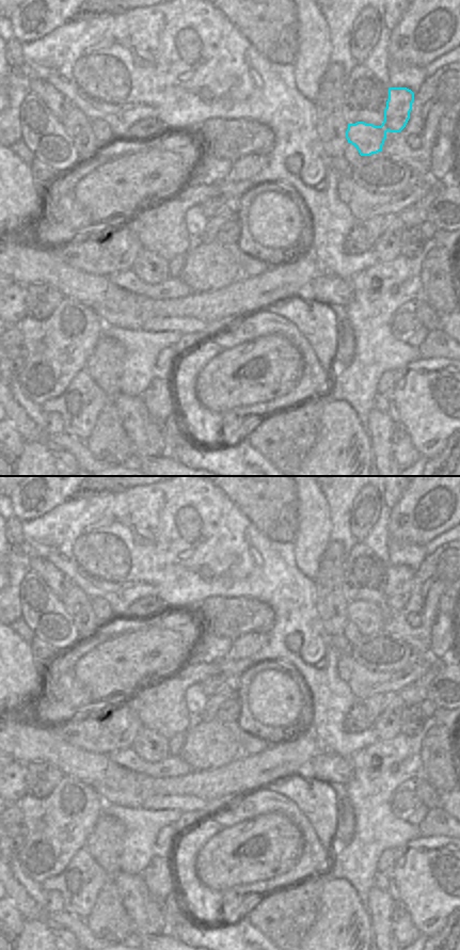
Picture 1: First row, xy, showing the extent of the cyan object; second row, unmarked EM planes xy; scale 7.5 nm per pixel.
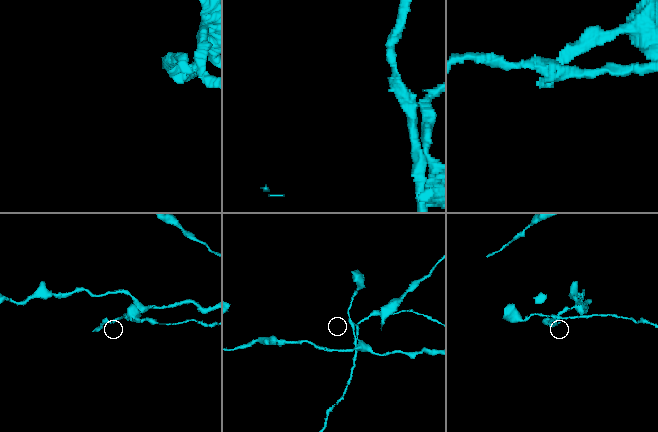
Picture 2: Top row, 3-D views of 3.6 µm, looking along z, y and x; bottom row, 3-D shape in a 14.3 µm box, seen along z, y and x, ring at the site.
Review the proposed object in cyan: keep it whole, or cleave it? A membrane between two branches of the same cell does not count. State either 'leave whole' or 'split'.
split

